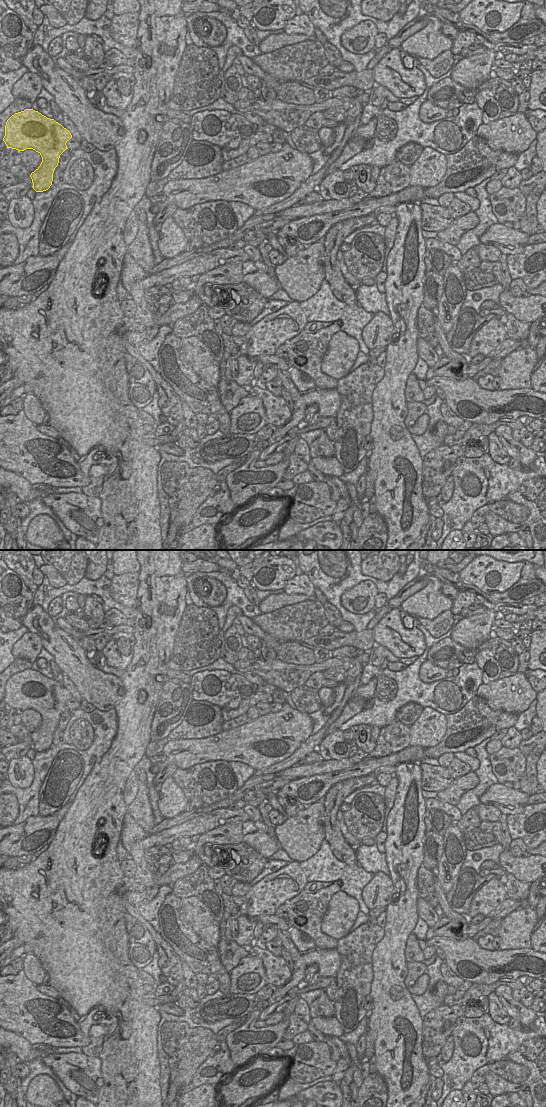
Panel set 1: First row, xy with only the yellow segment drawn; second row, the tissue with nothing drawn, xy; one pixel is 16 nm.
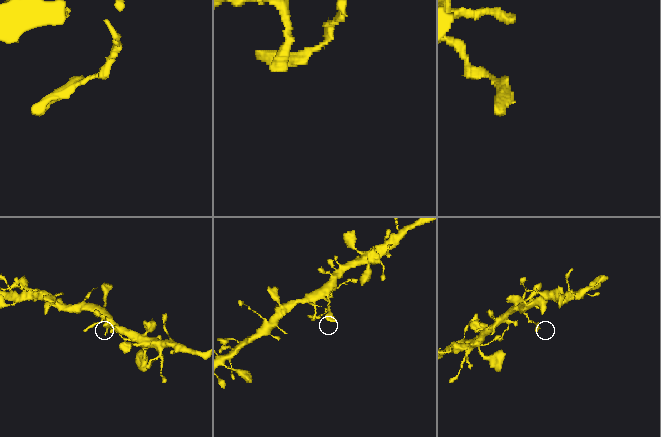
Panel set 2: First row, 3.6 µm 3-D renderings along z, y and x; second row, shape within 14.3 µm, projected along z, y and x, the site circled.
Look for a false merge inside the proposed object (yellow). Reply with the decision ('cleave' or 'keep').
keep

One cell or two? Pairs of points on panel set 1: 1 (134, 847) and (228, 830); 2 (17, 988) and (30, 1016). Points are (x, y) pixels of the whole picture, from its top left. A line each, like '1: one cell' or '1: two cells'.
1: one cell
2: one cell

